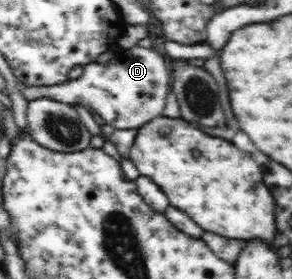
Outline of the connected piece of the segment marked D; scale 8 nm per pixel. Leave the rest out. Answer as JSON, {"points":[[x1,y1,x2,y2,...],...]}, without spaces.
{"points":[[131,47,129,50,117,50,107,63,91,63,84,67,79,79,69,80,55,86,19,85,28,101,49,99,67,105,83,105,87,110,97,111,97,115,115,130,139,130,145,124,163,114,165,100,172,86,169,67,163,56,152,47]]}

